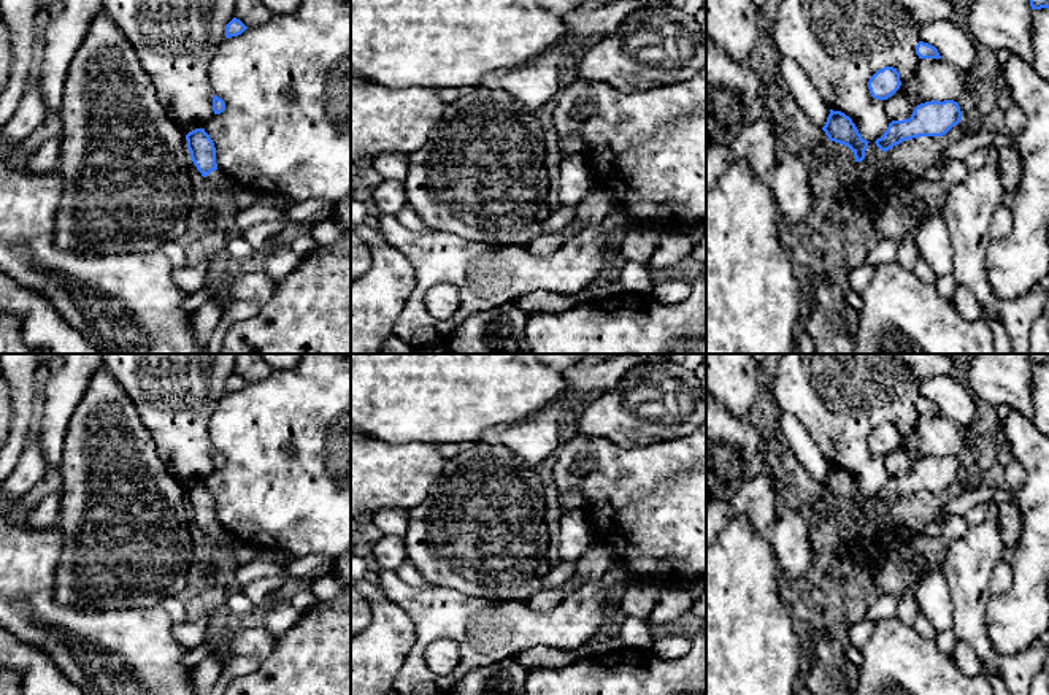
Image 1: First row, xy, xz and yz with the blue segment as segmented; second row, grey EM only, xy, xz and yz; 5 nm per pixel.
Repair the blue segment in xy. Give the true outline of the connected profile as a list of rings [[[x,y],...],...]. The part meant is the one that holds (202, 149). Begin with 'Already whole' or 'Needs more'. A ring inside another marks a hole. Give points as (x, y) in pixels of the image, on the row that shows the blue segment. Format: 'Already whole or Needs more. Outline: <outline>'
Needs more. Outline: [[[195,129],[186,135],[190,159],[202,176],[222,195],[235,197],[235,184],[216,163],[216,148],[205,129]]]

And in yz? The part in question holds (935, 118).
Already whole. Outline: [[[925,102],[914,108],[909,119],[892,121],[874,143],[881,151],[889,151],[901,141],[919,136],[943,136],[962,119],[957,102]]]

